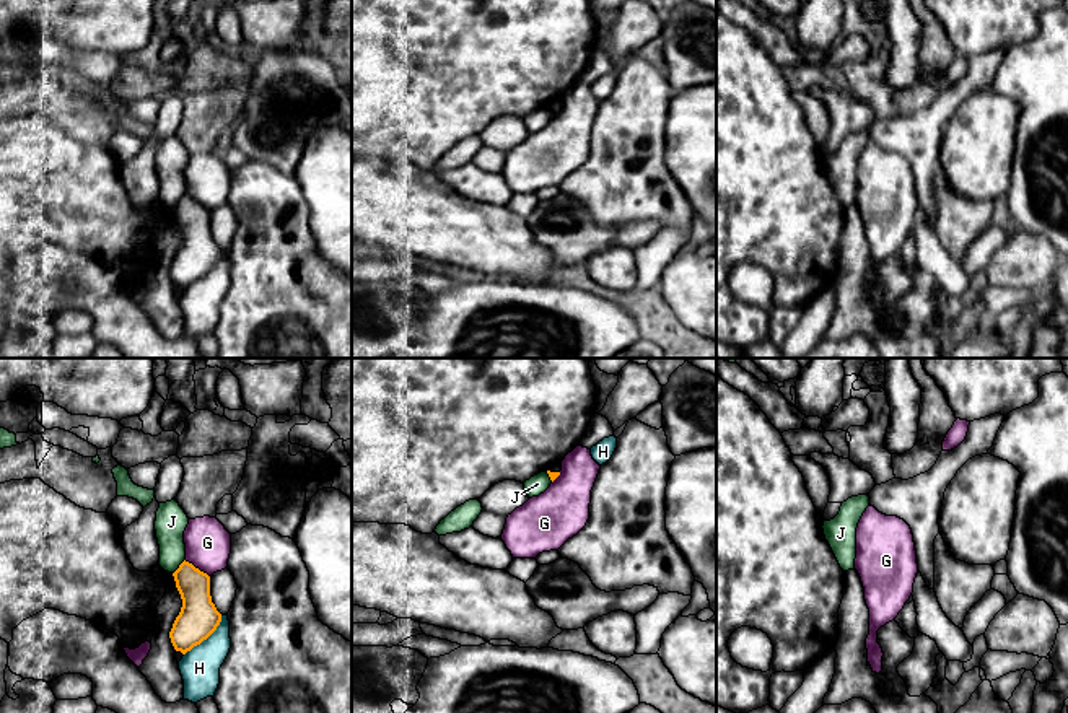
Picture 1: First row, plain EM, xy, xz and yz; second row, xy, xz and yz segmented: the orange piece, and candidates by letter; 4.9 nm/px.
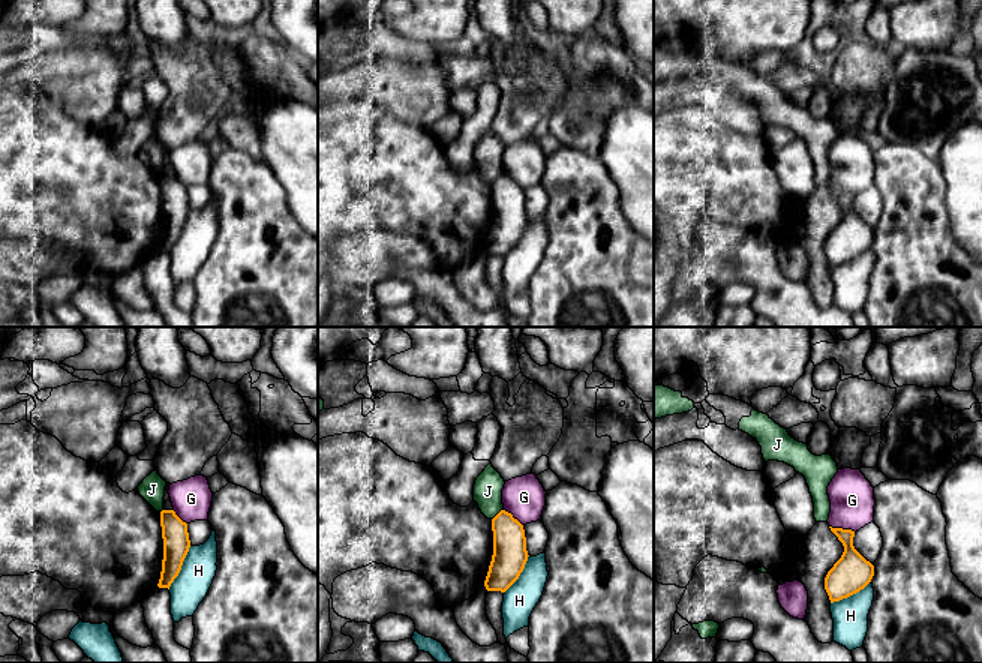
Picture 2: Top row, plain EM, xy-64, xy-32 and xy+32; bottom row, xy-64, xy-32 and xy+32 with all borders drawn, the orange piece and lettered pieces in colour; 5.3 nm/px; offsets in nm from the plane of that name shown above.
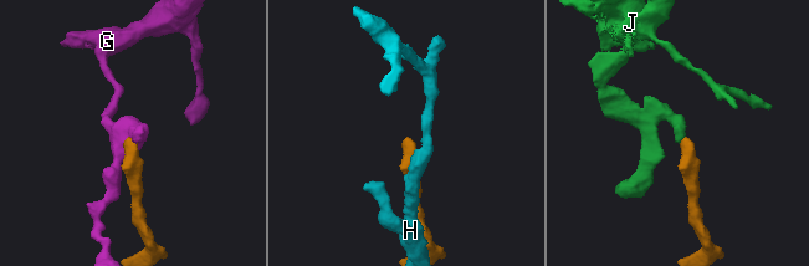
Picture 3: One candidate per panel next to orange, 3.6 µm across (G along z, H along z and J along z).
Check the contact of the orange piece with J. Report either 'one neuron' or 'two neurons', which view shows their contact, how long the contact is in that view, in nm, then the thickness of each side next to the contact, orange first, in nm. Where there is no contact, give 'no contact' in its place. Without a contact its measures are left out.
two neurons; meets orange in xy; contact 100 nm long; 180 nm thick on the orange side, 160 nm on the other

